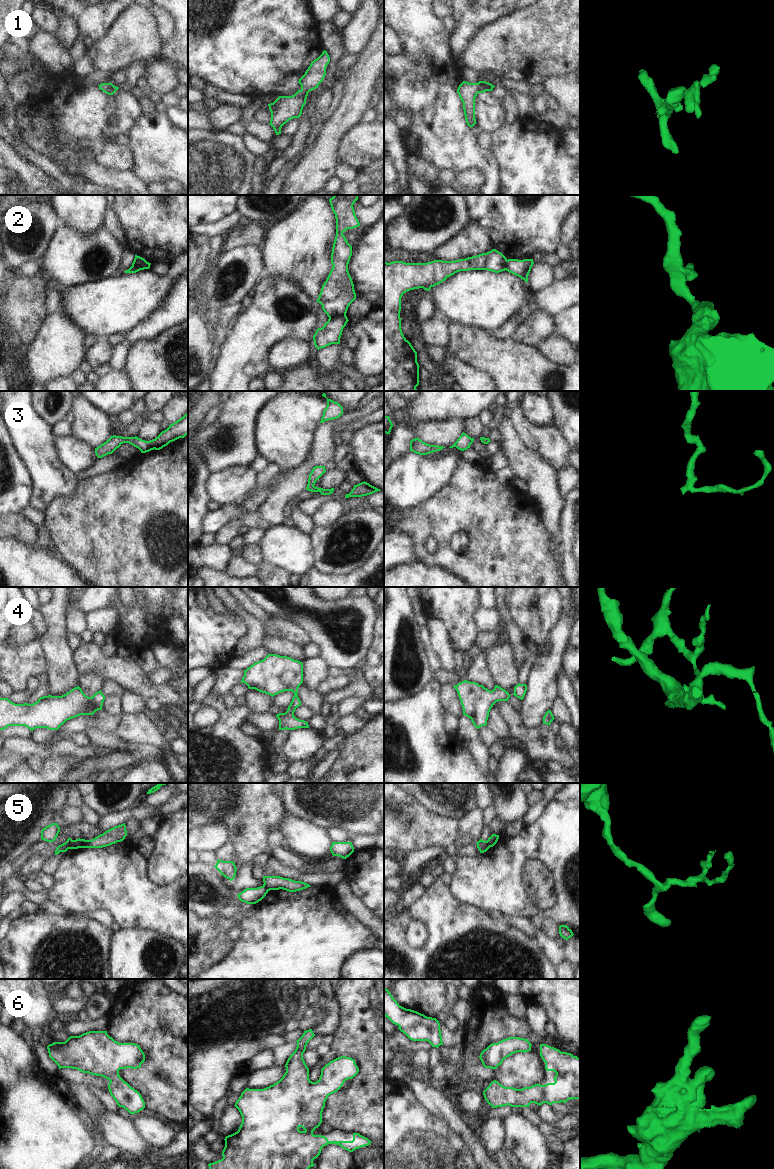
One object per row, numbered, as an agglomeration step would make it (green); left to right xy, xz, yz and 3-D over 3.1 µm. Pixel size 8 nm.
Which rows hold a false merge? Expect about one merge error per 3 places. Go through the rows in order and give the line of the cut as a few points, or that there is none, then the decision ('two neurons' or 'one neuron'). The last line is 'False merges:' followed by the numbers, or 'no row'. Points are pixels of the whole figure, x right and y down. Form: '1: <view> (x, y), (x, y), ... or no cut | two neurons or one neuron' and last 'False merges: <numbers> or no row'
1: no cut | one neuron
2: xz (345, 315), (329, 318) | two neurons
3: no cut | one neuron
4: no cut | one neuron
5: xy (72, 840), (68, 848) | two neurons
6: no cut | one neuron
False merges: 2, 5

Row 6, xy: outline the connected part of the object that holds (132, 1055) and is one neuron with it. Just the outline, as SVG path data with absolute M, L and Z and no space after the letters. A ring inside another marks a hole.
M89 1031L47 1046L49 1057L61 1068L72 1068L108 1079L110 1095L130 1114L145 1108L141 1094L119 1075L120 1069L137 1069L145 1054L135 1043L119 1043L107 1031Z

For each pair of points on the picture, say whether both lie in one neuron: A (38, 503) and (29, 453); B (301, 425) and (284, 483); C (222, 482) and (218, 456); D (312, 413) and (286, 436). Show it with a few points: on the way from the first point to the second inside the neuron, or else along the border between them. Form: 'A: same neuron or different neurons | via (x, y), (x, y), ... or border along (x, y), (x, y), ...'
A: same neuron | via (39, 491), (39, 465)
B: different neurons | border along (307, 455), (303, 462), (283, 471)
C: different neurons | border along (243, 465), (232, 465), (211, 473)
D: same neuron | via (306, 418), (292, 430)

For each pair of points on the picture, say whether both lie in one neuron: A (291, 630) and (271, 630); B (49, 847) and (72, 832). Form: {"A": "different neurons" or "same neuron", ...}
{"A": "same neuron", "B": "same neuron"}

